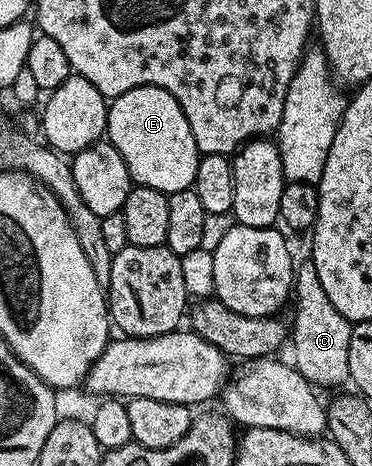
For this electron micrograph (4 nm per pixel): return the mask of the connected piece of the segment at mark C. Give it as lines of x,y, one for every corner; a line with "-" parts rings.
304,259
304,262
297,264
294,271
292,295
294,303
296,299
296,309
290,327
290,345
294,347
292,361
296,370
302,373
308,382
316,387
322,387
322,385
336,387
343,382
346,383
349,380
349,345
353,324
351,320
342,316
342,313
338,312
338,309
331,304
330,297
327,296
322,283
318,280
317,269
310,259

